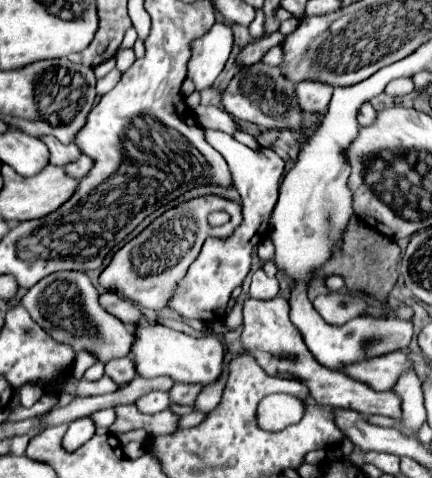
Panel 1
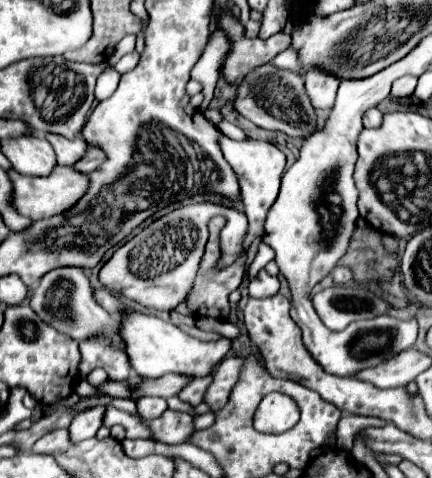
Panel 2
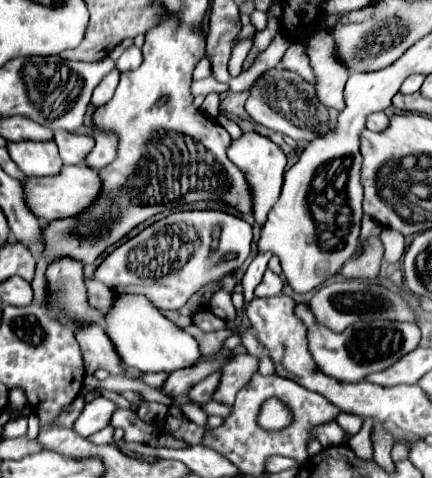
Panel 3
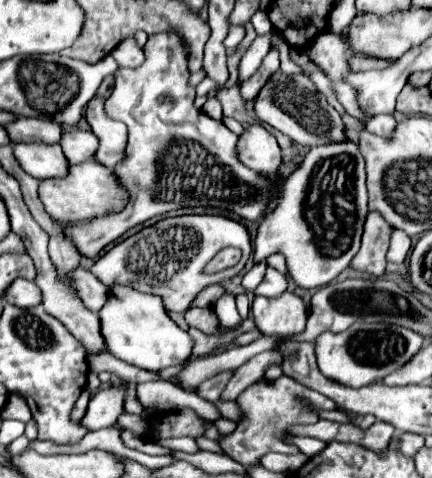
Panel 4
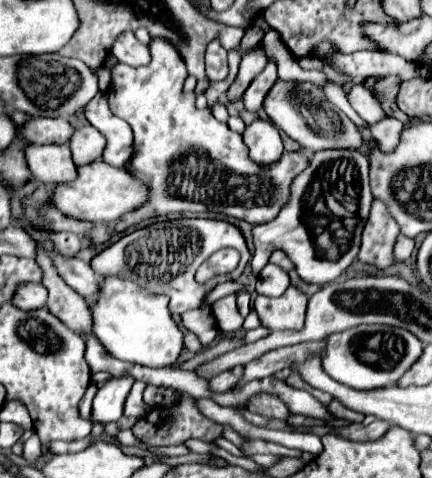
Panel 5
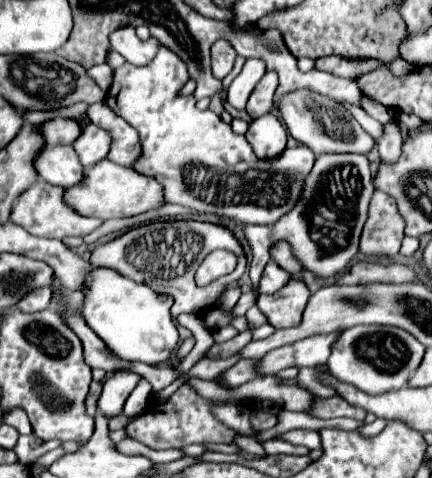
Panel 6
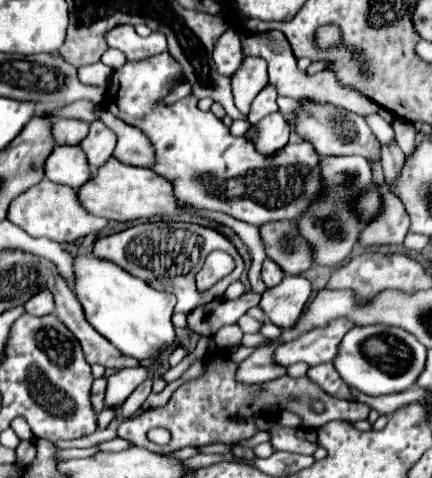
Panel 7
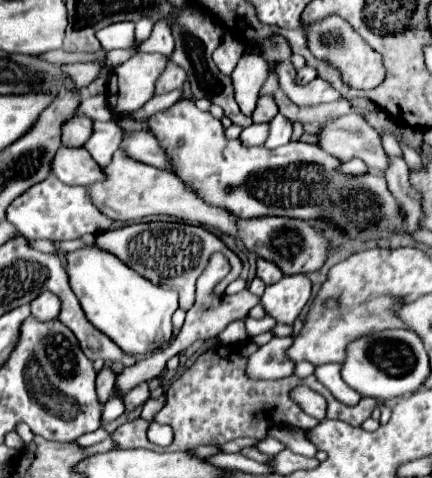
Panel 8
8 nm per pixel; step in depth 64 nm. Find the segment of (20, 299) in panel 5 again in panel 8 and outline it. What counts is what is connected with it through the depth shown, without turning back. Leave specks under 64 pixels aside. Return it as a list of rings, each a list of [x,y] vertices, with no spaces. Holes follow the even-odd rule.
[[[44,292],[40,294],[36,300],[32,300],[30,304],[32,308],[32,316],[40,322],[48,322],[48,320],[56,320],[62,308],[62,302],[58,296],[54,296],[52,292]]]

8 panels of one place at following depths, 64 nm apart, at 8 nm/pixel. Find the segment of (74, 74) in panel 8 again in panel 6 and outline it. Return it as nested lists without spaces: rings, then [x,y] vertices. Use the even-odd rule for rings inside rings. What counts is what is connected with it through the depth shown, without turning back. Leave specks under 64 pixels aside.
[[[100,64],[100,66],[92,66],[86,70],[88,76],[102,88],[102,90],[108,90],[110,84],[112,84],[112,74],[114,70],[108,66],[108,64]]]

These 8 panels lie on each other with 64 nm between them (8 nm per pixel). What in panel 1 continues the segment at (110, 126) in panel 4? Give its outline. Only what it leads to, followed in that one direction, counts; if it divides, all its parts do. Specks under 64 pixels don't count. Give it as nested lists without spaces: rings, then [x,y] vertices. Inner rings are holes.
[[[82,156],[78,162],[68,164],[68,166],[66,166],[66,172],[68,172],[70,176],[84,178],[84,176],[90,172],[90,168],[92,168],[92,166],[94,166],[94,160],[92,160],[90,156]]]

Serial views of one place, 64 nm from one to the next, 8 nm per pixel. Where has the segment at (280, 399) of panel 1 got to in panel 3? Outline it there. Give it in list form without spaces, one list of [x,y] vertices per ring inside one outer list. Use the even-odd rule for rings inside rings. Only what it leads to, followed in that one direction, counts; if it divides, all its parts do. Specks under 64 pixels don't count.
[[[268,400],[268,404],[264,404],[264,412],[260,412],[262,428],[280,430],[288,426],[288,422],[292,422],[292,414],[288,412],[288,408],[284,408],[284,404],[276,404],[276,400]]]

